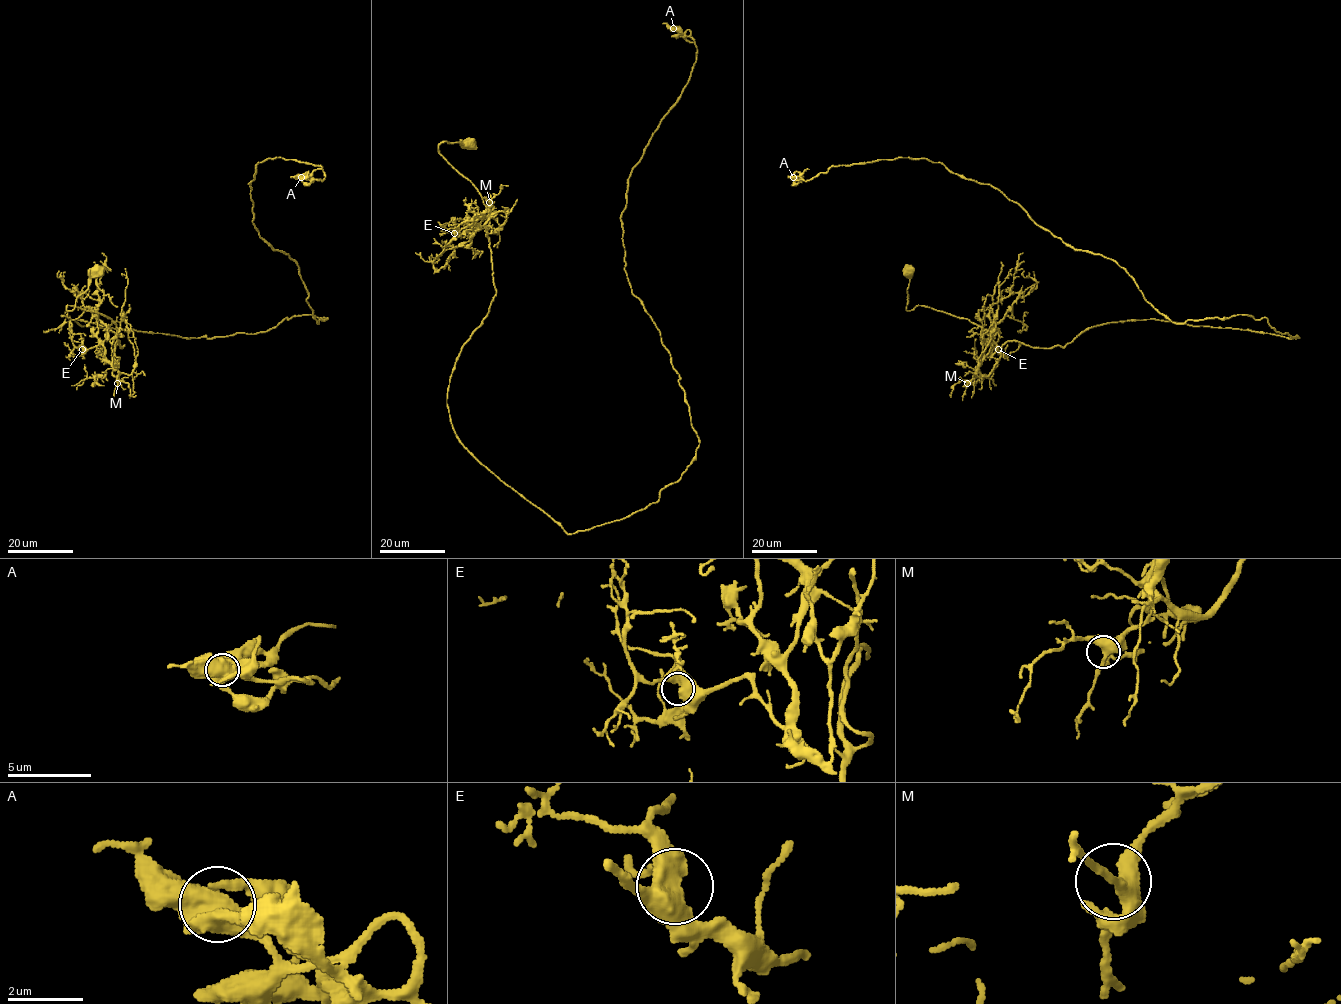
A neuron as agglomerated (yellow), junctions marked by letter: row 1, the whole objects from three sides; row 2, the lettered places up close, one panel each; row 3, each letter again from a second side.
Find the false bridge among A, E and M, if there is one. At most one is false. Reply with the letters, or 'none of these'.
none of these

